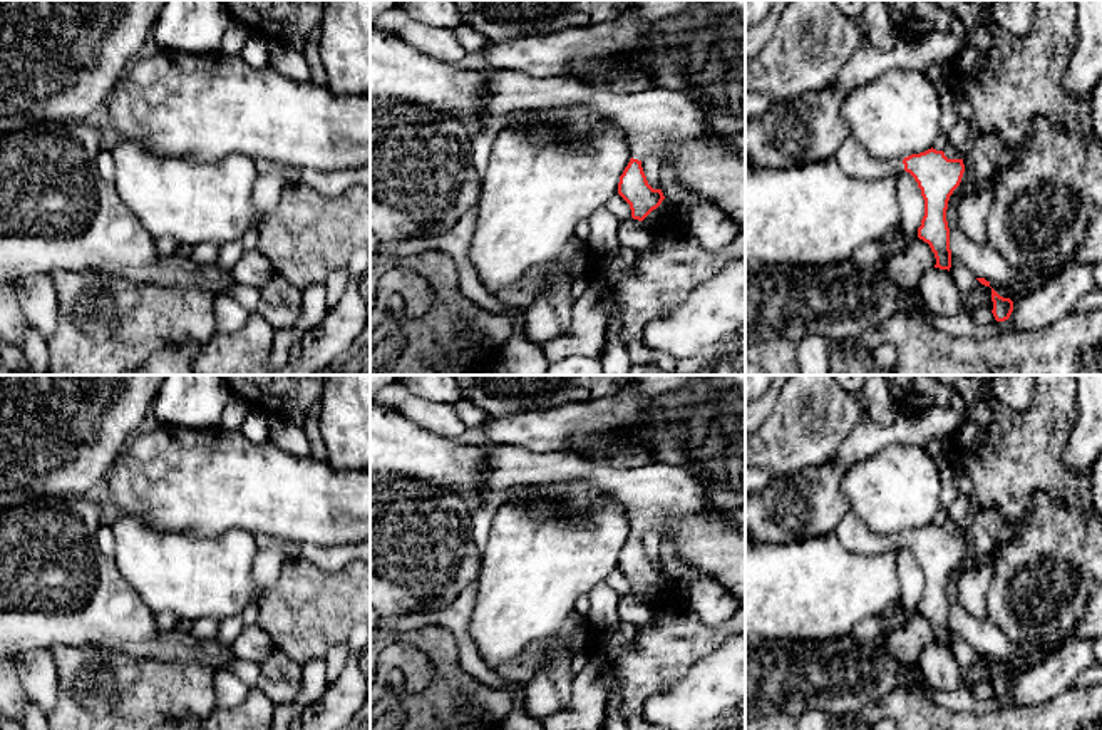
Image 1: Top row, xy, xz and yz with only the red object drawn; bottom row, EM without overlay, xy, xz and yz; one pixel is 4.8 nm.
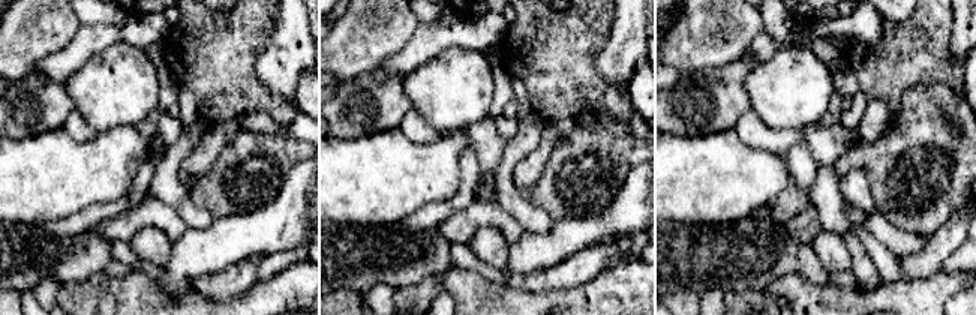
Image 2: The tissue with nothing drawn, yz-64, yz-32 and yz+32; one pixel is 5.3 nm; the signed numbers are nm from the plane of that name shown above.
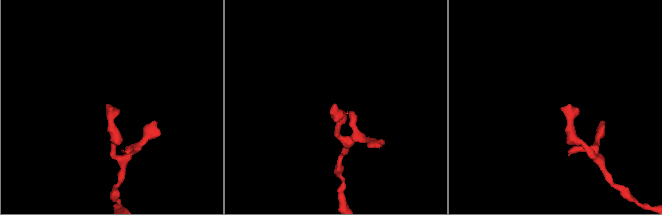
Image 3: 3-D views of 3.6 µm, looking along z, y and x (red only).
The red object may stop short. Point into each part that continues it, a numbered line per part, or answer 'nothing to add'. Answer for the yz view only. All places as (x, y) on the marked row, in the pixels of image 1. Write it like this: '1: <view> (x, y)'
1: yz (853, 158)

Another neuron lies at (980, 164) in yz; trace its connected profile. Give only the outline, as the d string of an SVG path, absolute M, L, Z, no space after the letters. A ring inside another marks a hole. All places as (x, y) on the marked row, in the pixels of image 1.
M981 132L973 149L963 157L965 172L960 186L948 201L946 221L950 228L950 249L976 278L1005 286L1012 298L1025 298L1038 286L1028 285L1023 276L1010 266L990 244L978 244L970 239L956 224L958 206L963 201L961 193L975 184L988 181L996 172L996 164L1005 151L998 134Z

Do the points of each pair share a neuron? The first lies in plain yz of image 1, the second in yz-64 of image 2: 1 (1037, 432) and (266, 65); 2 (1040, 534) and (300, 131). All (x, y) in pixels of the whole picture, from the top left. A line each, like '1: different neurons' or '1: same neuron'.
1: different neurons
2: different neurons

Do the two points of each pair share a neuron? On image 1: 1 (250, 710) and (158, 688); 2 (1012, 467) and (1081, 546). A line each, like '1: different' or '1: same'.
1: different
2: different

